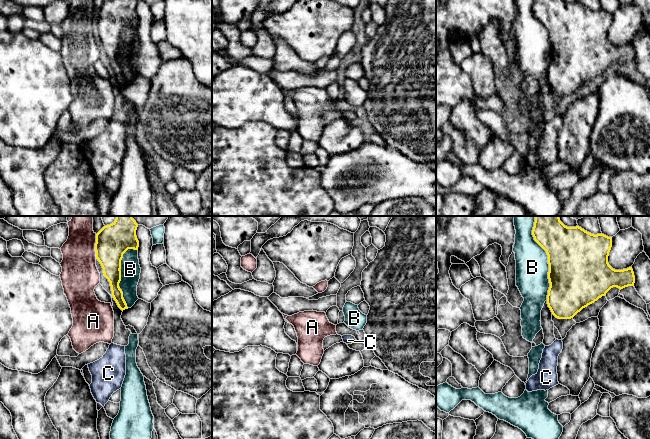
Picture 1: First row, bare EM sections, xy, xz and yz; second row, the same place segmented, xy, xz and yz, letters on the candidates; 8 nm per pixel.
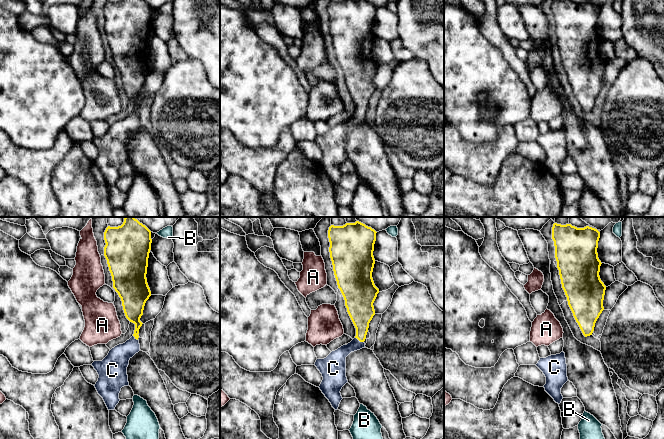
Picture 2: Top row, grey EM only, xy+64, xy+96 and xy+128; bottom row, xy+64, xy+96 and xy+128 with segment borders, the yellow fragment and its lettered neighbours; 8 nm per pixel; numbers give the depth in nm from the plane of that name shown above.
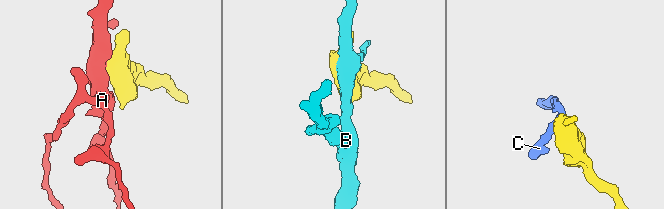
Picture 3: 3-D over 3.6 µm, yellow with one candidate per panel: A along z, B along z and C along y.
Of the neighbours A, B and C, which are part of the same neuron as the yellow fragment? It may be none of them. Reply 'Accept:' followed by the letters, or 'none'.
Accept: C

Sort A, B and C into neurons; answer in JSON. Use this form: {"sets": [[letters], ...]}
{"sets": [["A"], ["B"], ["C"]]}

